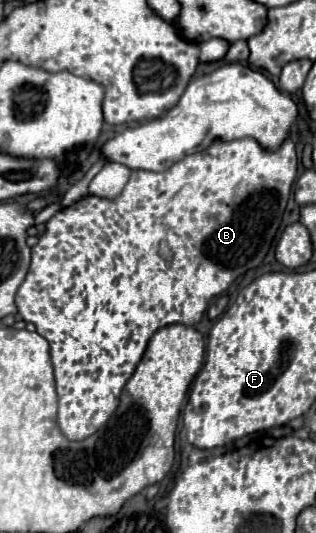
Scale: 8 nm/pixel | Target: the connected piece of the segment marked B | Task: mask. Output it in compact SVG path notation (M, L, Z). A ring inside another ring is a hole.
M246 137L246 139L236 139L236 141L212 141L210 147L206 147L200 153L192 153L186 155L184 159L176 161L174 167L154 173L154 171L132 171L130 181L126 183L124 191L120 193L120 197L116 199L100 199L94 195L88 195L84 199L80 199L76 205L58 211L48 223L46 223L46 231L44 235L38 239L38 245L32 247L32 263L30 263L30 271L24 279L24 283L20 285L18 293L16 293L16 307L20 317L26 323L34 323L36 331L48 339L50 343L50 355L52 355L52 365L54 365L54 375L56 375L56 391L58 391L58 427L60 431L70 439L70 441L82 441L90 435L94 435L100 427L106 425L106 421L110 419L110 415L116 411L118 403L120 403L120 393L126 385L126 381L132 377L138 361L144 355L144 349L148 345L148 339L166 325L172 323L180 323L180 325L196 325L200 323L208 301L212 297L218 297L220 293L224 293L230 283L244 275L246 271L258 267L282 221L282 213L286 209L288 197L290 197L290 189L292 183L296 179L298 173L298 155L296 155L296 145L292 143L292 139L288 137L276 151L266 151L260 147L258 141ZM162 241L168 243L168 257L162 255Z

